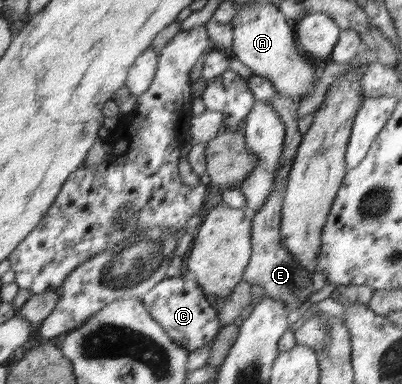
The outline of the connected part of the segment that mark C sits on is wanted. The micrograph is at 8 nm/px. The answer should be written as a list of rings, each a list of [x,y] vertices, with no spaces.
[[[177,274],[157,283],[143,298],[144,307],[152,317],[159,321],[172,340],[183,345],[189,353],[212,342],[220,328],[218,310],[208,301],[203,288],[196,283],[195,278]]]

